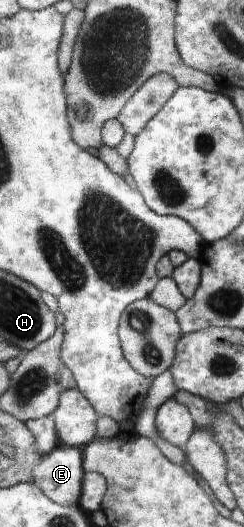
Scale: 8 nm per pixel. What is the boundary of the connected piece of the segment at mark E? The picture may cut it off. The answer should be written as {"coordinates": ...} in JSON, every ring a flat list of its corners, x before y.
{"coordinates":[[61,444,44,457,36,469,35,483,55,501,79,505,85,481,83,459,82,448]]}

